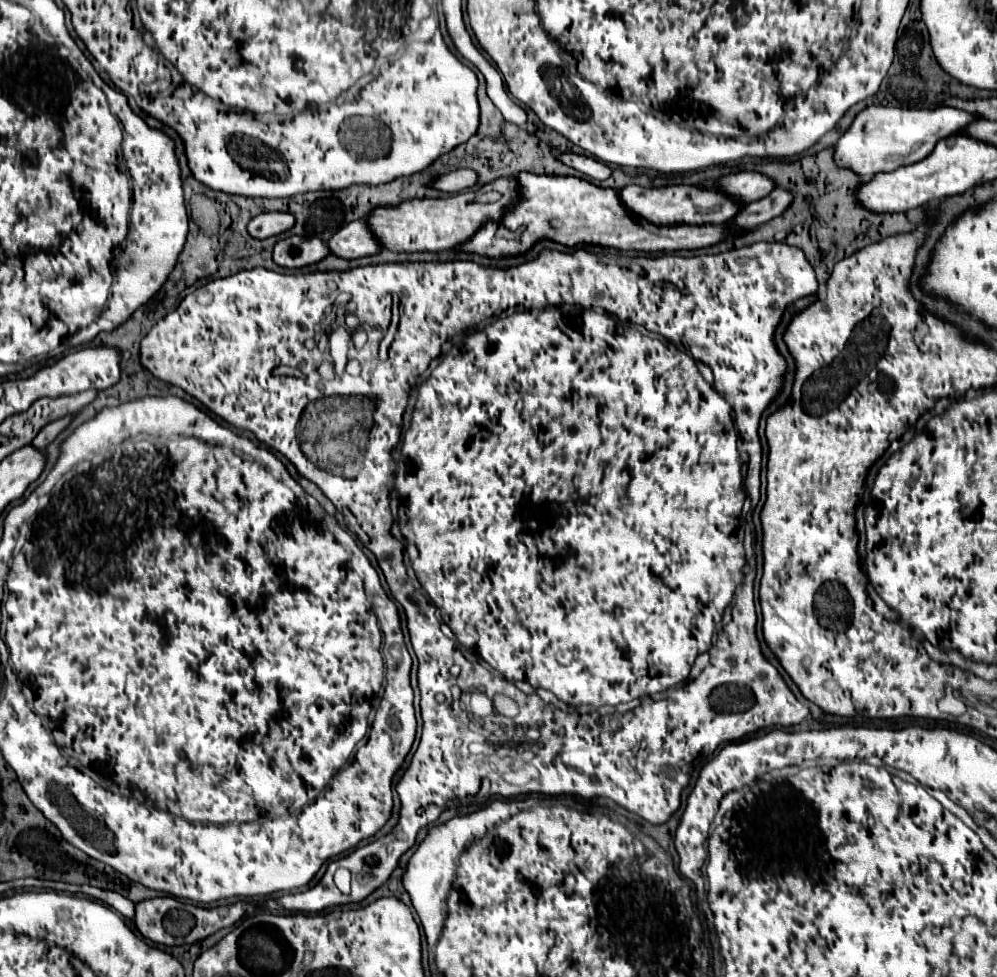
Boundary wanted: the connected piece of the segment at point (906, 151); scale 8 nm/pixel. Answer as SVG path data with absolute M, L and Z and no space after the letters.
M867 107L861 111L847 133L839 139L835 149L835 161L841 167L853 169L857 175L869 179L877 173L895 171L897 167L923 161L931 153L939 139L963 131L969 123L981 119L955 107L933 107L933 109L903 109L903 107Z

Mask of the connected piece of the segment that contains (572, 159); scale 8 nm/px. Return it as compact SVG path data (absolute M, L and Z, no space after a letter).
M561 153L559 159L569 165L575 167L577 171L581 171L583 175L595 179L595 181L605 181L611 177L611 169L609 165L605 165L603 161L597 161L595 157L589 155L577 155L577 153Z

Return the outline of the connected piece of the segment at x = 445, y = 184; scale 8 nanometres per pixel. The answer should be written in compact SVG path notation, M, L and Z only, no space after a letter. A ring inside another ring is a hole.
M457 169L457 171L451 171L443 177L439 177L435 181L435 187L439 187L441 191L447 191L447 193L459 193L459 191L467 191L467 189L473 189L477 185L477 175L475 171L467 171L467 169Z

